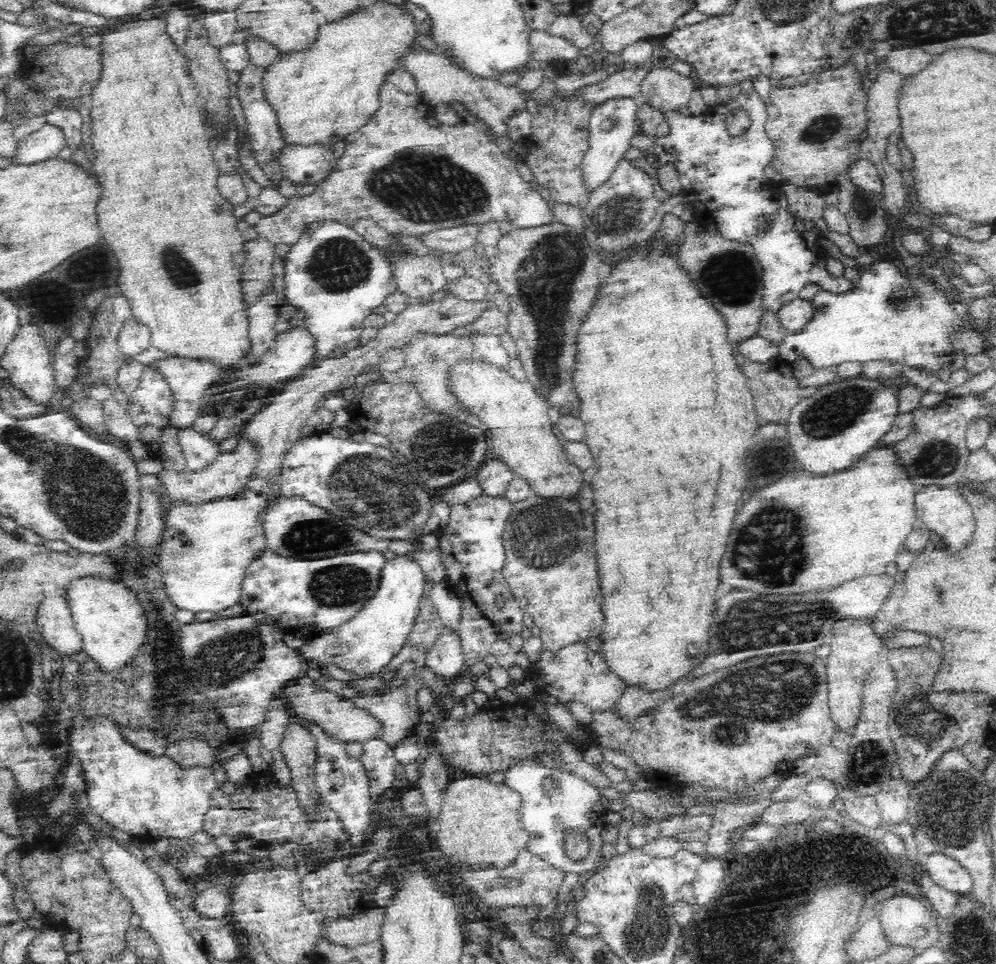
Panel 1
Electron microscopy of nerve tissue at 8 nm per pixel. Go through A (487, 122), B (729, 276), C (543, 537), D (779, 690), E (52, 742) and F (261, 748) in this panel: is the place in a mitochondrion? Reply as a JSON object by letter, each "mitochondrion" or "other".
{"A":"other","B":"mitochondrion","C":"mitochondrion","D":"mitochondrion","E":"other","F":"other"}

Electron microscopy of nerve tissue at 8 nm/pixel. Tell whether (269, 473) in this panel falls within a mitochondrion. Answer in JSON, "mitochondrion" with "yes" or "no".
{"mitochondrion":"no"}

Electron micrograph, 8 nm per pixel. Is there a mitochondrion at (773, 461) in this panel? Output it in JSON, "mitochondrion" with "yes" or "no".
{"mitochondrion":"no"}

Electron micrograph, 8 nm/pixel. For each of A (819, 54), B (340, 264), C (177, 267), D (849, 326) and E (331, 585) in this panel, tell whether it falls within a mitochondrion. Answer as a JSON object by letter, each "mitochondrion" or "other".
{"A":"other","B":"mitochondrion","C":"mitochondrion","D":"other","E":"mitochondrion"}

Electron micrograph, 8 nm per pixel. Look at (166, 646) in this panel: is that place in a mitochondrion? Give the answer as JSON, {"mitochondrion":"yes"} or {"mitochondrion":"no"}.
{"mitochondrion":"yes"}

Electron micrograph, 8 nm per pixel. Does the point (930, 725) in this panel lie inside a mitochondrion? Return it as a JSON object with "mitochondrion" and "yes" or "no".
{"mitochondrion":"yes"}

